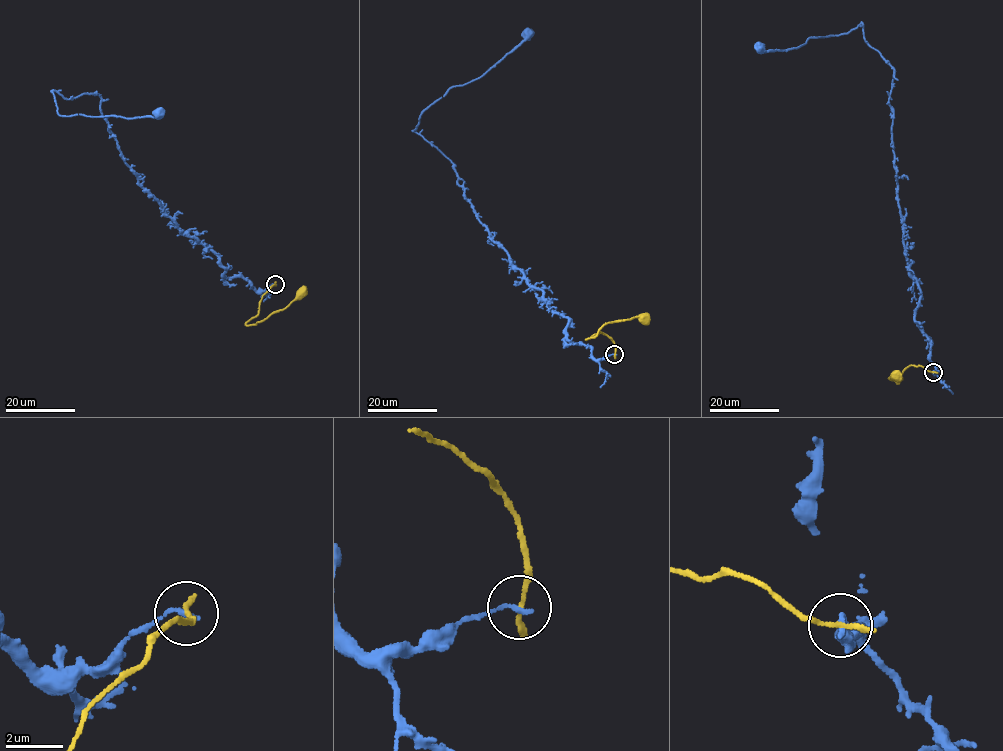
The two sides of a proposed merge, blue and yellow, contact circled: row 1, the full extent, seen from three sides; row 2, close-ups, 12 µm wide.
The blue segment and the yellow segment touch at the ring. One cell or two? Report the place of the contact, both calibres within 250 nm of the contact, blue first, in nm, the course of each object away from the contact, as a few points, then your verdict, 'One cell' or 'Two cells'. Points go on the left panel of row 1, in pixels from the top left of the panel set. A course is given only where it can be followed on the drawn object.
Place: (275, 284). Thickness 170 nm (blue) against 200 nm. Course of blue: (274, 284), (227, 278), (207, 244), (182, 233), (124, 161), (100, 96), (52, 92), (61, 116), (161, 107). Course of yellow: (274, 284), (260, 301), (258, 314), (246, 325), (284, 309), (302, 294). Two cells

